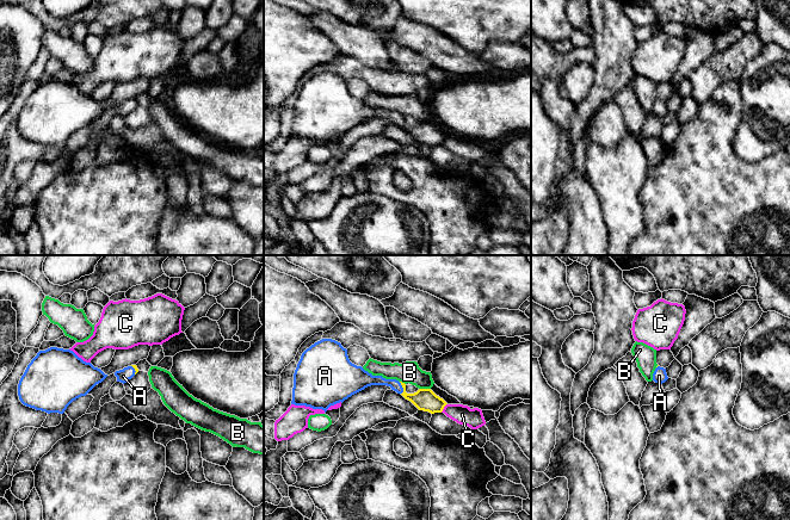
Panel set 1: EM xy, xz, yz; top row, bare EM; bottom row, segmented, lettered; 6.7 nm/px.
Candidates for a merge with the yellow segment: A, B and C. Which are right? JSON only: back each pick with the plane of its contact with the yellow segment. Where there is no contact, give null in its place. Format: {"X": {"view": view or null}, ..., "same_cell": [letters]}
{"A": {"view": "xz"}, "same_cell": ["A"]}

